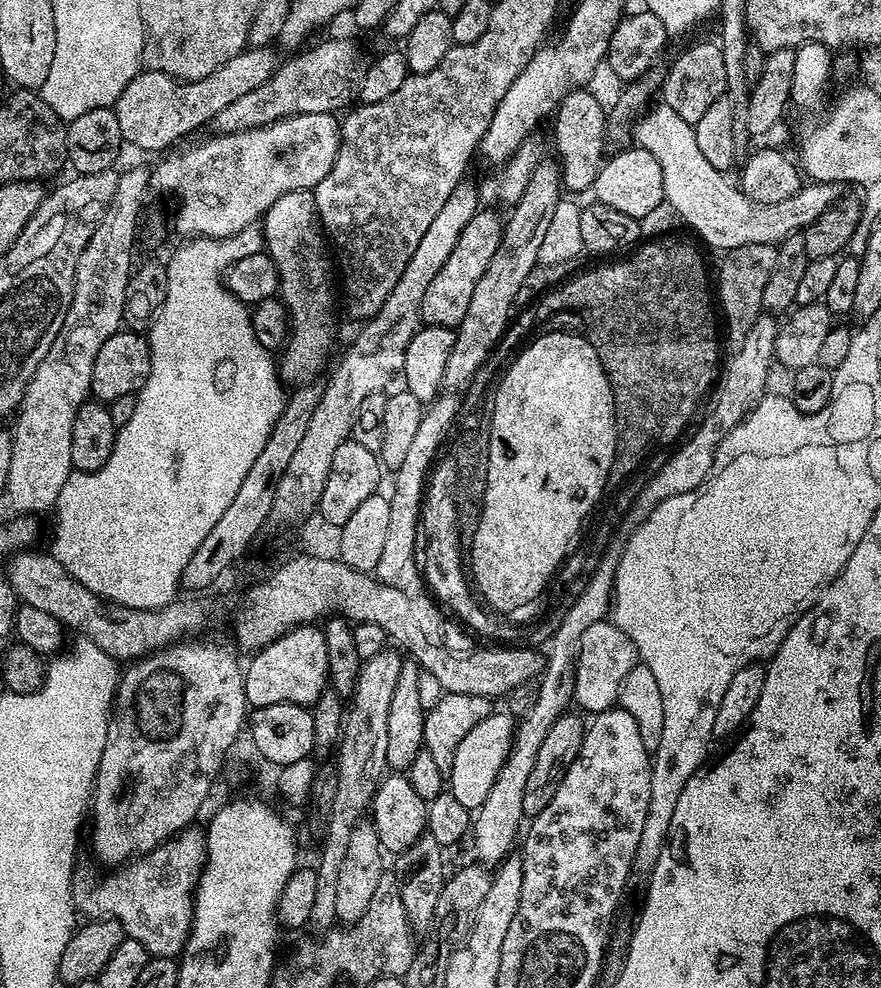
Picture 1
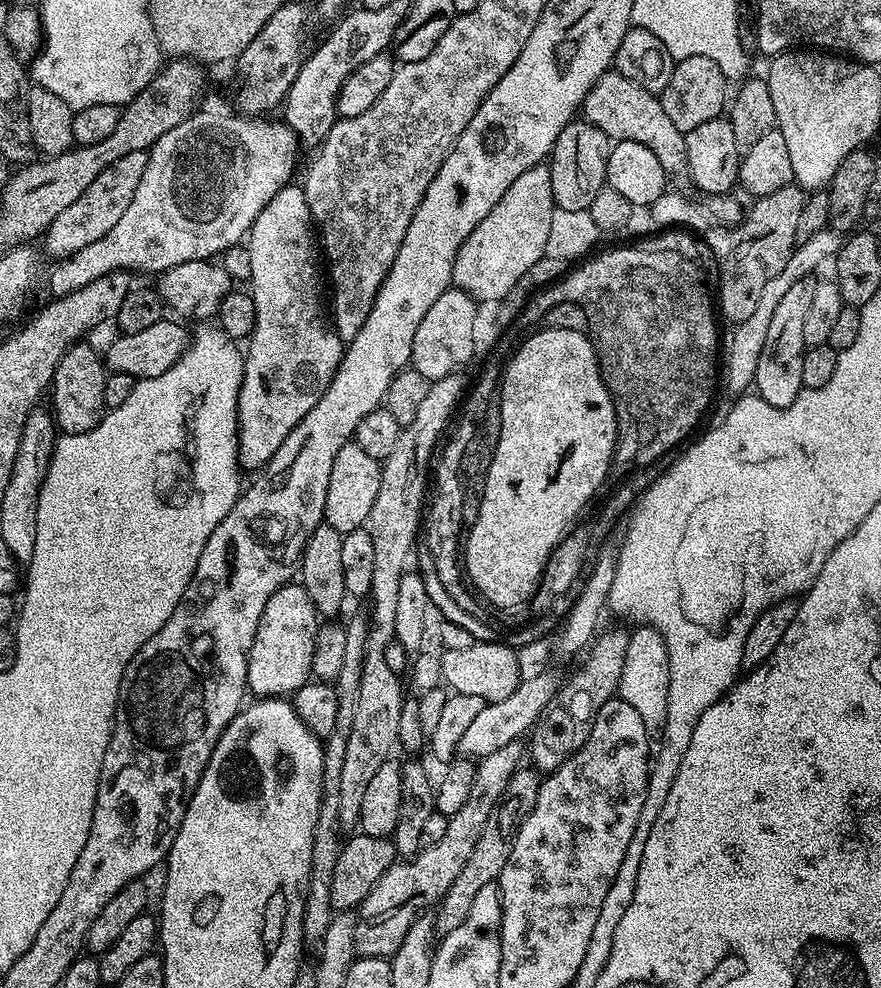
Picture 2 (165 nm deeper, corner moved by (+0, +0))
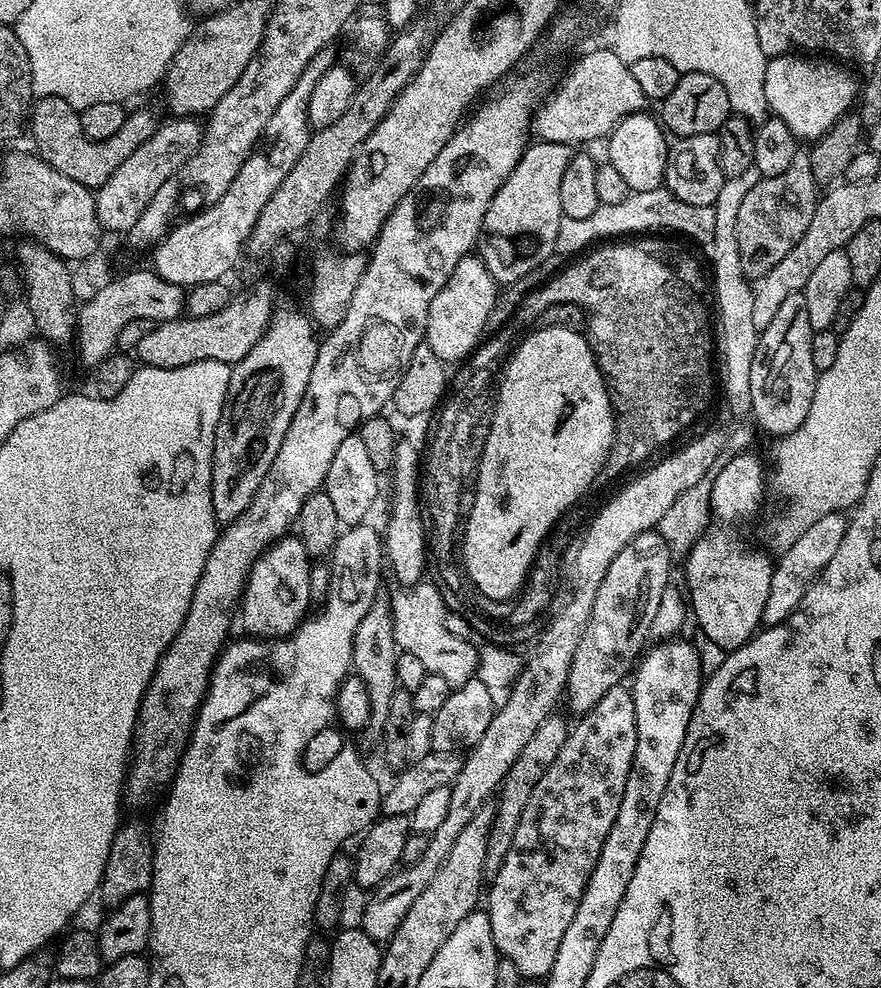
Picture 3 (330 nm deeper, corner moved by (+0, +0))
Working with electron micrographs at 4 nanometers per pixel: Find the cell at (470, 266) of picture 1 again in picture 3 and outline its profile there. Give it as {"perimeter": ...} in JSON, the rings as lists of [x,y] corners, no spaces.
{"perimeter":[[[536,140],[525,148],[518,166],[510,170],[506,182],[494,194],[490,210],[486,210],[484,232],[500,240],[492,248],[492,260],[487,261],[489,274],[503,286],[522,278],[538,262],[555,253],[559,220],[562,214],[562,202],[558,199],[558,186],[562,183],[562,174],[570,166],[574,148],[571,144]]]}

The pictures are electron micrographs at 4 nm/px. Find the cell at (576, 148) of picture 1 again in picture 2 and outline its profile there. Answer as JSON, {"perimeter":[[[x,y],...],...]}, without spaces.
{"perimeter":[[[583,118],[573,119],[565,126],[562,134],[558,134],[558,142],[554,142],[550,153],[550,190],[552,203],[562,210],[586,211],[590,202],[598,198],[598,194],[606,187],[608,175],[608,155],[613,141],[609,140],[598,126],[588,123]]]}

